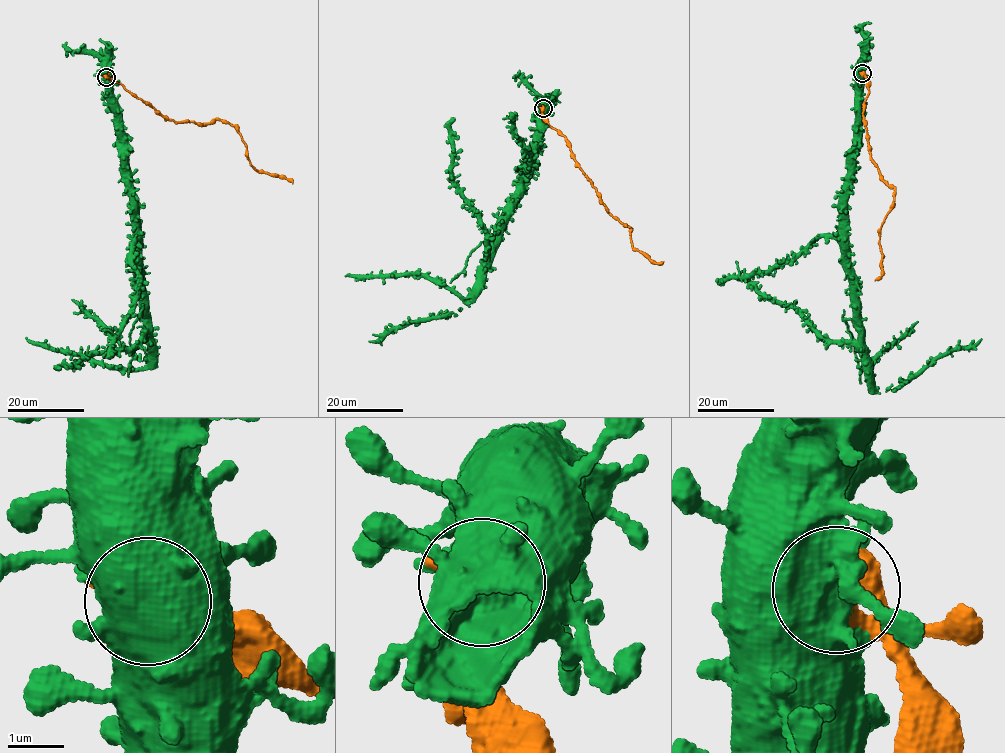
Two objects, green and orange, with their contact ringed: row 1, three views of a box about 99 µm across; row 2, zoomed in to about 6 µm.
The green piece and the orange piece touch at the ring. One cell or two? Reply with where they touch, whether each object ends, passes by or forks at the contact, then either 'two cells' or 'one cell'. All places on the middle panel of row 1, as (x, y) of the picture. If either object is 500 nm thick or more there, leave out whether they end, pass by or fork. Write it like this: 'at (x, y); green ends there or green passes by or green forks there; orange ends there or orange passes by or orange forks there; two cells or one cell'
at (543, 108); two cells

